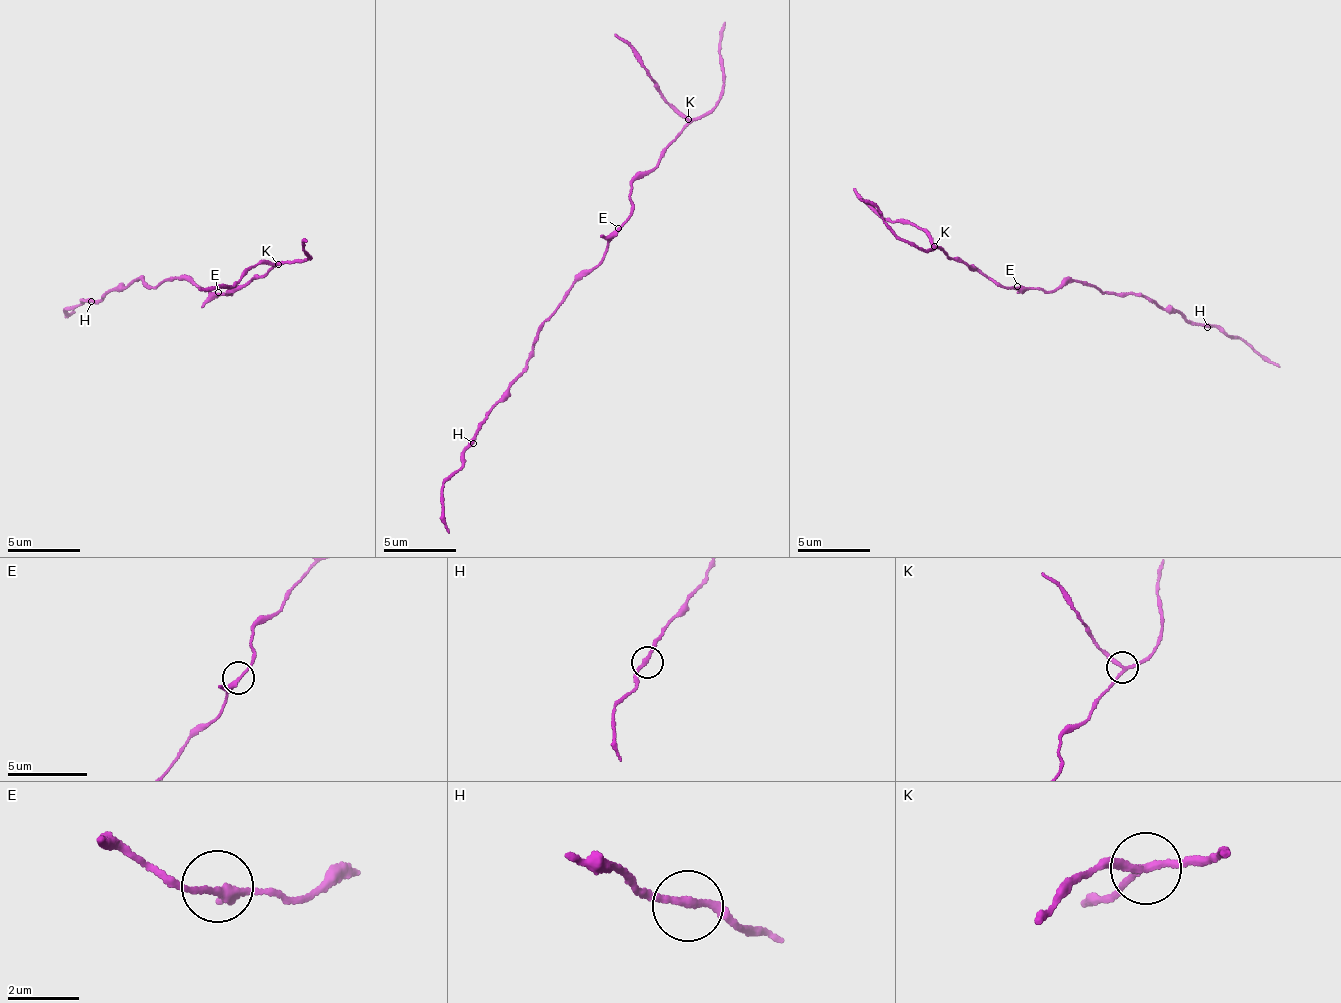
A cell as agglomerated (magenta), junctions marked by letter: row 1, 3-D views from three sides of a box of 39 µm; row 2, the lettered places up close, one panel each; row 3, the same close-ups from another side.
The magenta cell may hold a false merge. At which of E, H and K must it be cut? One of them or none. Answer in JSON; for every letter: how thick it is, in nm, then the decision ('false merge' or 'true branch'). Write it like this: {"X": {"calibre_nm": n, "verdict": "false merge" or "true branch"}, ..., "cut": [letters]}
{"E": {"calibre_nm": 220, "verdict": "true branch"}, "H": {"calibre_nm": 200, "verdict": "true branch"}, "K": {"calibre_nm": 180, "verdict": "false merge"}, "cut": ["K"]}

